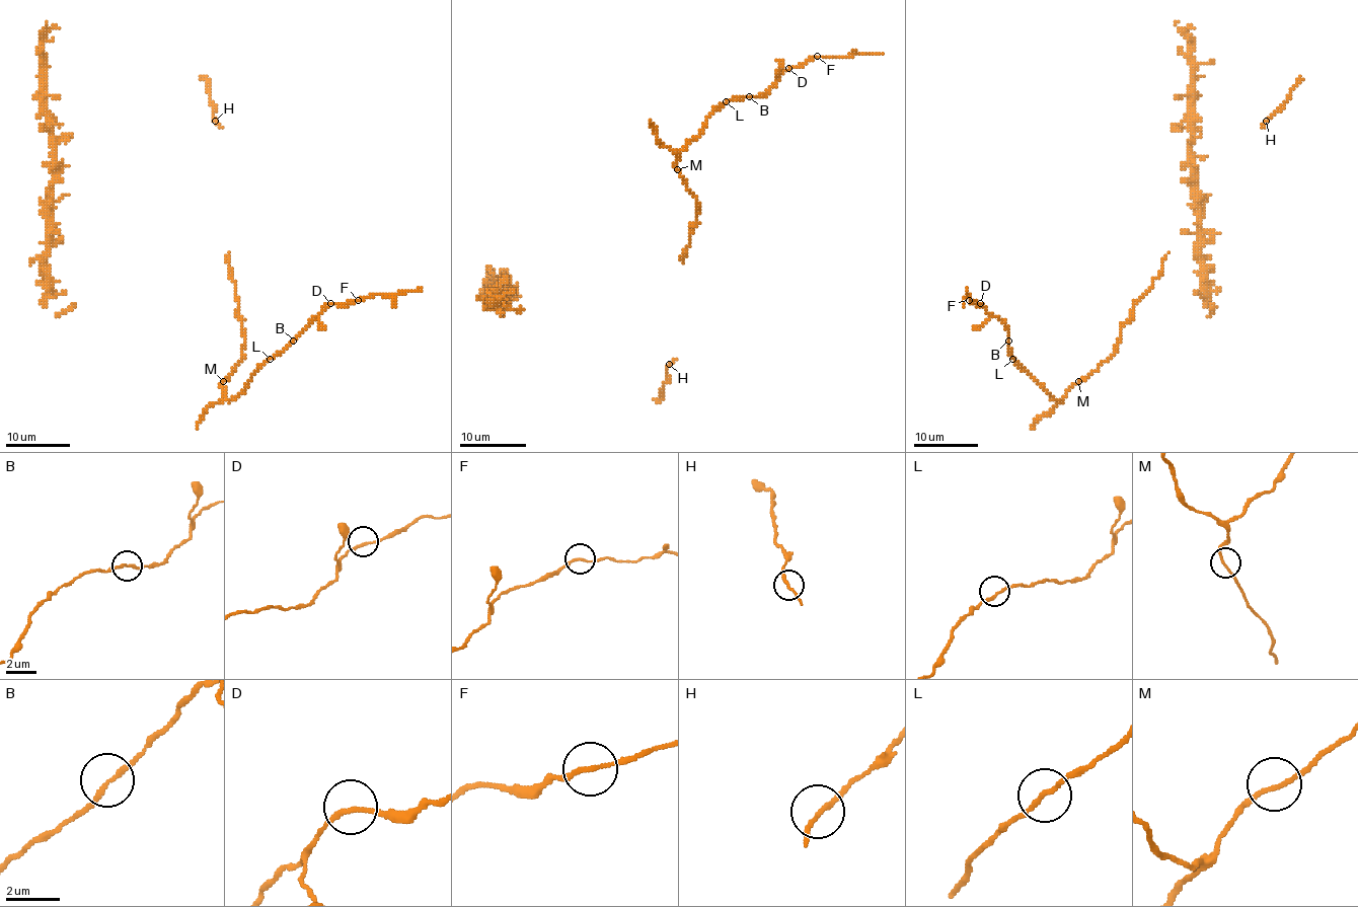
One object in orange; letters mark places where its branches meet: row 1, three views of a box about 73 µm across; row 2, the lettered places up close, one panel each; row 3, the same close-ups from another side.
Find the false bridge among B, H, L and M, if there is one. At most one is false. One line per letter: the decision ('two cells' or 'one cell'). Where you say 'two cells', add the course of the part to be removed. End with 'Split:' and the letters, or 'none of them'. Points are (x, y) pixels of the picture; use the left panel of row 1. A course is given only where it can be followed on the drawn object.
B: one cell
H: one cell
L: one cell
M: one cell
Split: none of them

